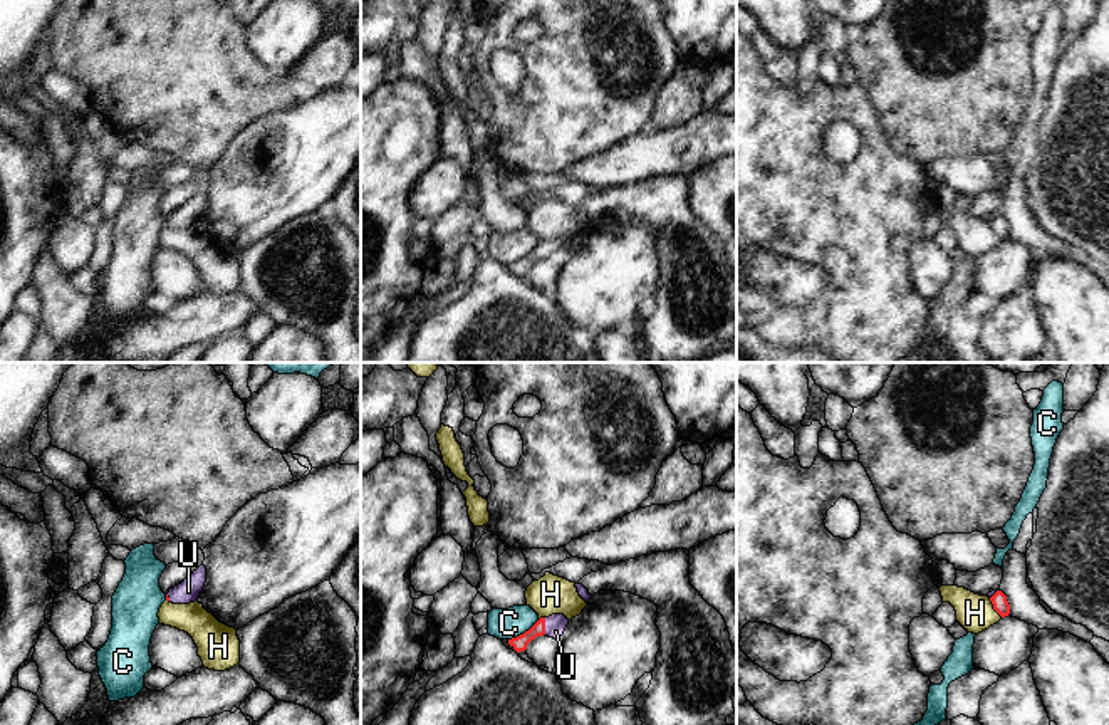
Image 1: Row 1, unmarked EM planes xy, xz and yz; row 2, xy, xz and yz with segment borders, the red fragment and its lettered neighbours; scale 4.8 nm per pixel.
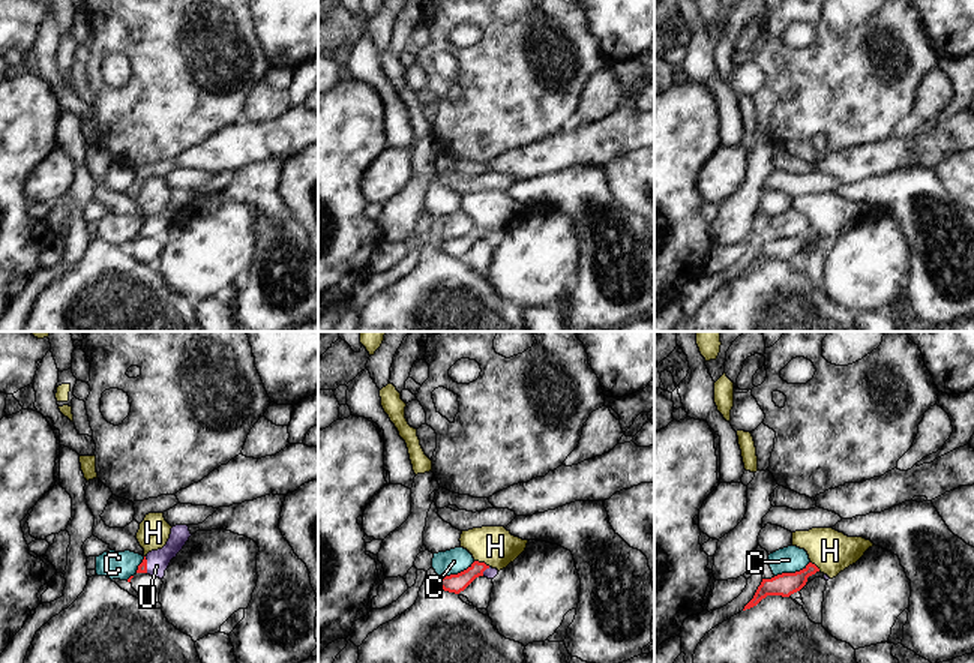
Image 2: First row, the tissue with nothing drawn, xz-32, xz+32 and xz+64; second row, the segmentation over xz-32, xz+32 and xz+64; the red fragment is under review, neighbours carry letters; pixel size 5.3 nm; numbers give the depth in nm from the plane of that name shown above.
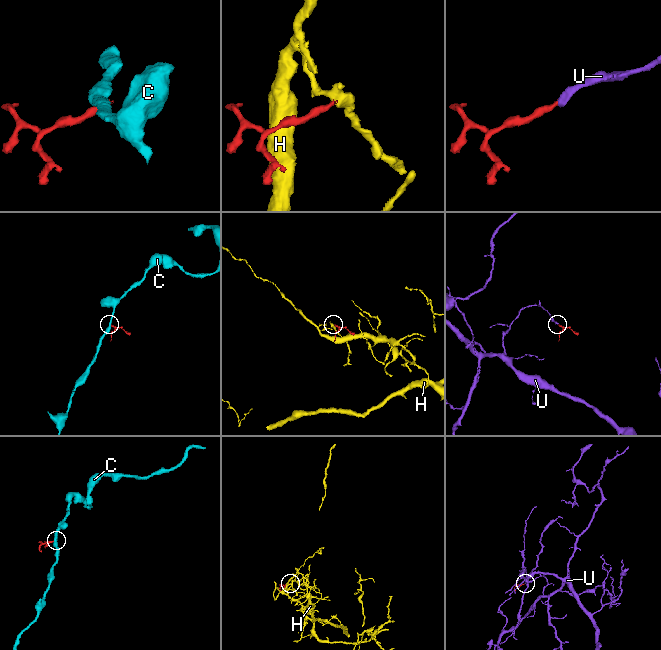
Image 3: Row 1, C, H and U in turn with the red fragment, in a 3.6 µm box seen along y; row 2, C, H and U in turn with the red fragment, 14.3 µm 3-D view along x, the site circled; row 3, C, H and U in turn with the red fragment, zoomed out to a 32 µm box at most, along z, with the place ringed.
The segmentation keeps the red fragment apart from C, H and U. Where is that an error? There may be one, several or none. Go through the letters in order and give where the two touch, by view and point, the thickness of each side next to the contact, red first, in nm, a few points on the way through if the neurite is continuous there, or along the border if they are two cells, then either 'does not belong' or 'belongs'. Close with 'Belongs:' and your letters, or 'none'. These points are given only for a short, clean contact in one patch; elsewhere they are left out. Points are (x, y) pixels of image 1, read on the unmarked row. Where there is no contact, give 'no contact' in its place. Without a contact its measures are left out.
C: xz (525, 255) | 70/140 nm | along xz (539, 244), (509, 264) | does not belong
H: yz (994, 232) | 80/180 nm | along yz (989, 222), (1002, 240) | does not belong
U: xz (544, 250) | 70/100 nm | across xz (519, 267), (544, 250), (556, 249) | belongs
Belongs: U

